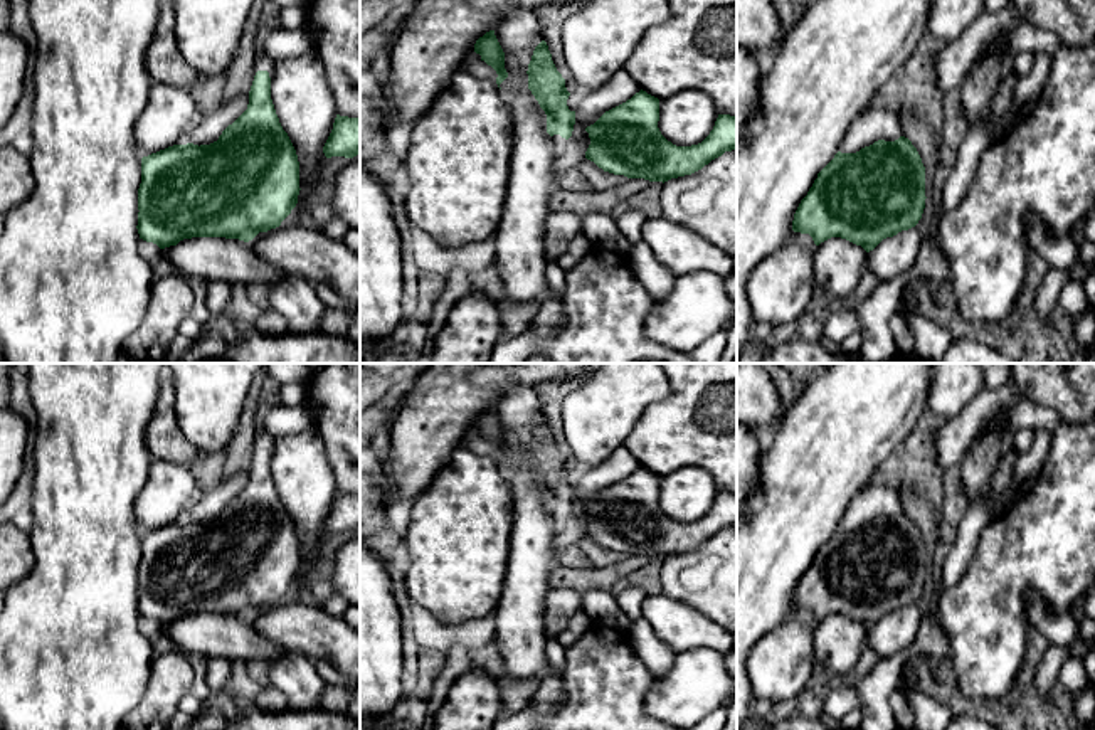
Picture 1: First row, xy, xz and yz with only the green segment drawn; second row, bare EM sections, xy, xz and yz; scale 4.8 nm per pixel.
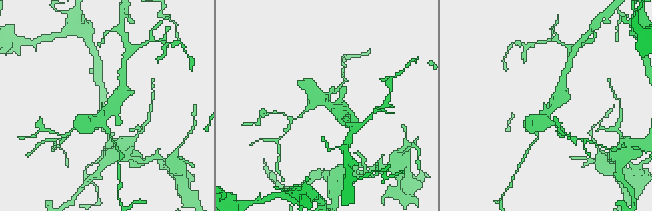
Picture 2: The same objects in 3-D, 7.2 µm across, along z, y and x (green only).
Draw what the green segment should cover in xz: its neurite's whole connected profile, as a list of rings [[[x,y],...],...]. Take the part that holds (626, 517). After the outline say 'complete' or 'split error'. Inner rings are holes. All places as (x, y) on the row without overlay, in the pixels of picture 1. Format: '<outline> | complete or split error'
[[[641,466],[585,505],[590,515],[585,535],[614,552],[664,560],[737,526],[737,493],[718,491],[710,511],[691,523],[668,518],[658,498],[659,476]]] | complete

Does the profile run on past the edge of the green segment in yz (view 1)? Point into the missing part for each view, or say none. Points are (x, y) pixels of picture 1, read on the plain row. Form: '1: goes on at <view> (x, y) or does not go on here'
1: does not go on here

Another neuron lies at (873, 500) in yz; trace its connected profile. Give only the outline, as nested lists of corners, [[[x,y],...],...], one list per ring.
[[[865,484],[848,503],[839,521],[841,530],[856,530],[878,516],[895,518],[903,513],[898,491],[883,484]]]

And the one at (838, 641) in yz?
[[[831,614],[814,626],[812,654],[836,680],[851,673],[866,646],[866,627],[841,614]]]

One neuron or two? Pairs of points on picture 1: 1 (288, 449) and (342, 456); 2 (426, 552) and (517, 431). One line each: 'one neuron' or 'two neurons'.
1: two neurons
2: two neurons

